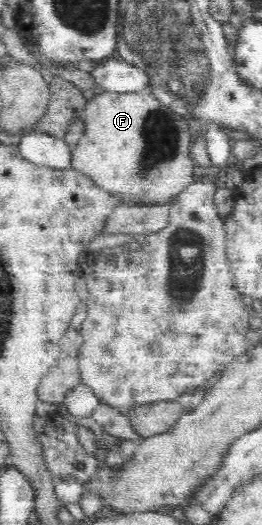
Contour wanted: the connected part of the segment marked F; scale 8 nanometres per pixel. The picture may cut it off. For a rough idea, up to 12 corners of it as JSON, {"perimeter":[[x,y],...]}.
{"perimeter":[[105,91],[70,164],[126,206],[195,180],[188,115]]}

